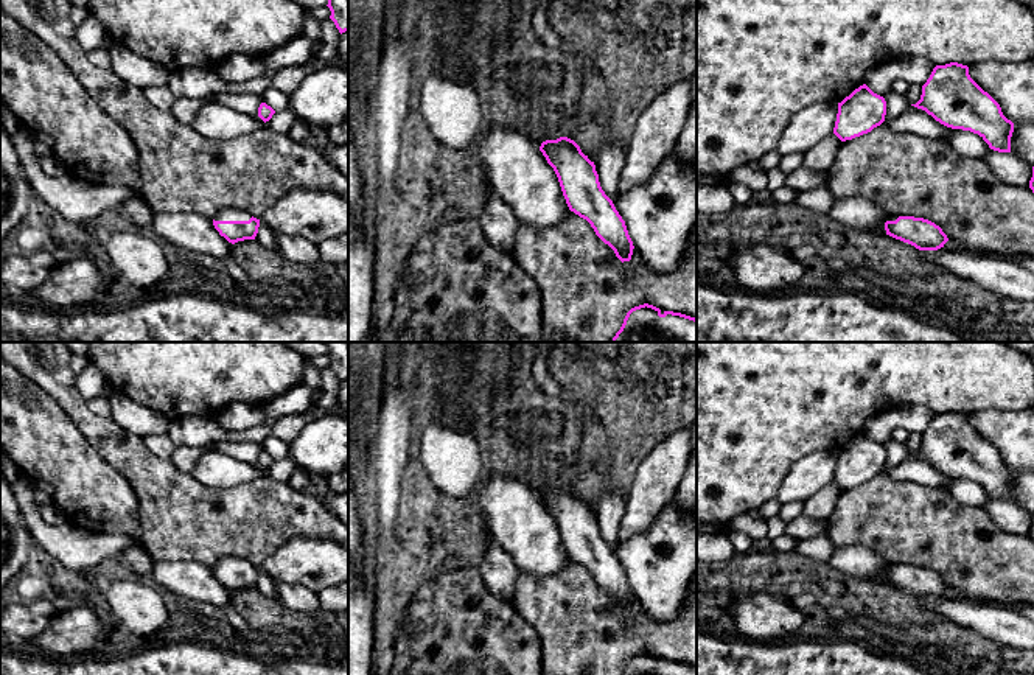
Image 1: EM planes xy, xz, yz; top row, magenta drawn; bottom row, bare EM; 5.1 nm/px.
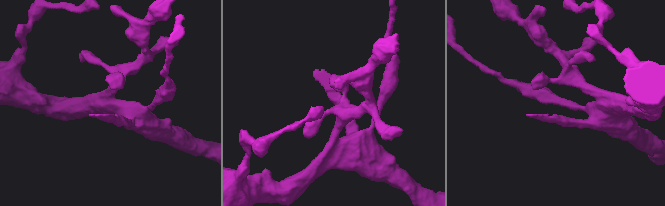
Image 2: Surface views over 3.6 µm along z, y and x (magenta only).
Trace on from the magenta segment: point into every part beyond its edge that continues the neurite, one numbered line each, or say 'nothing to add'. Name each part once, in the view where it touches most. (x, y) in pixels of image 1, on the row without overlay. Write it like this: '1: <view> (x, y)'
1: xy (230, 562)

